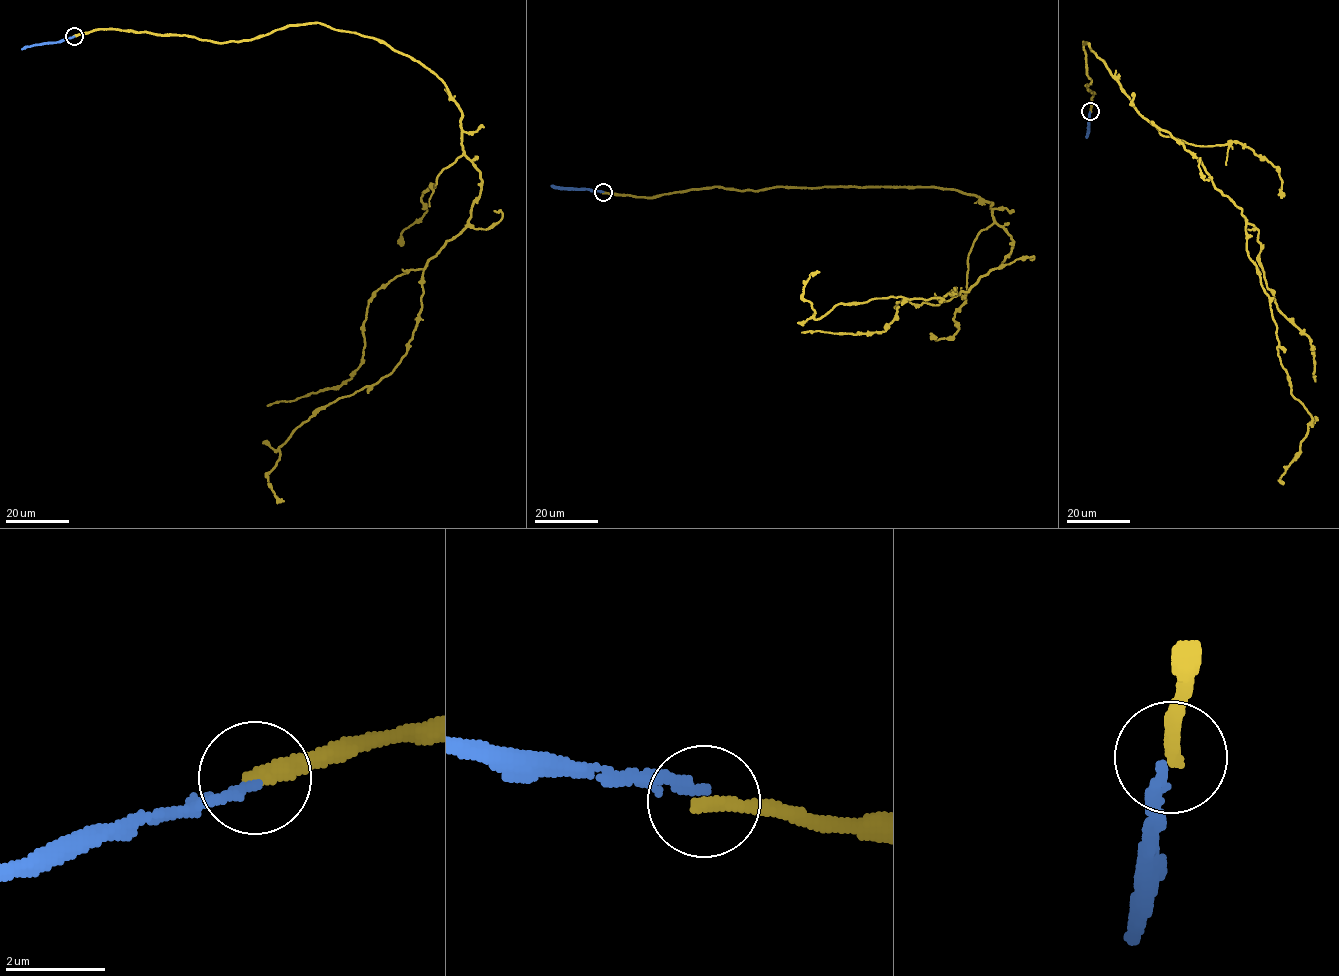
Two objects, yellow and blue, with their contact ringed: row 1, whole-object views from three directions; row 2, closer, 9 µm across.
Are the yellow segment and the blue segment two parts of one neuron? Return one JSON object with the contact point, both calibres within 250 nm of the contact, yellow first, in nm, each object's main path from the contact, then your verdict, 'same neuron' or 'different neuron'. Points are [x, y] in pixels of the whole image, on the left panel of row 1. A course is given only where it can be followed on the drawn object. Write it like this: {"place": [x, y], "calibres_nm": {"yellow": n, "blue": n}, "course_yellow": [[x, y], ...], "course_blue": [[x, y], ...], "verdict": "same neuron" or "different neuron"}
{"place": [74, 36], "calibres_nm": {"yellow": 300, "blue": 190}, "course_yellow": [[74, 36], [320, 22], [461, 111], [468, 223], [401, 362], [280, 446], [283, 501]], "course_blue": [[74, 36], [22, 49]], "verdict": "different neuron"}

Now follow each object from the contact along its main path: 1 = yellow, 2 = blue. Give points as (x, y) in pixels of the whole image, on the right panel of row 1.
1: (1090, 111), (1083, 41), (1132, 105), (1192, 153), (1242, 209), (1291, 393), (1312, 420), (1279, 482)
2: (1090, 112), (1086, 138)

